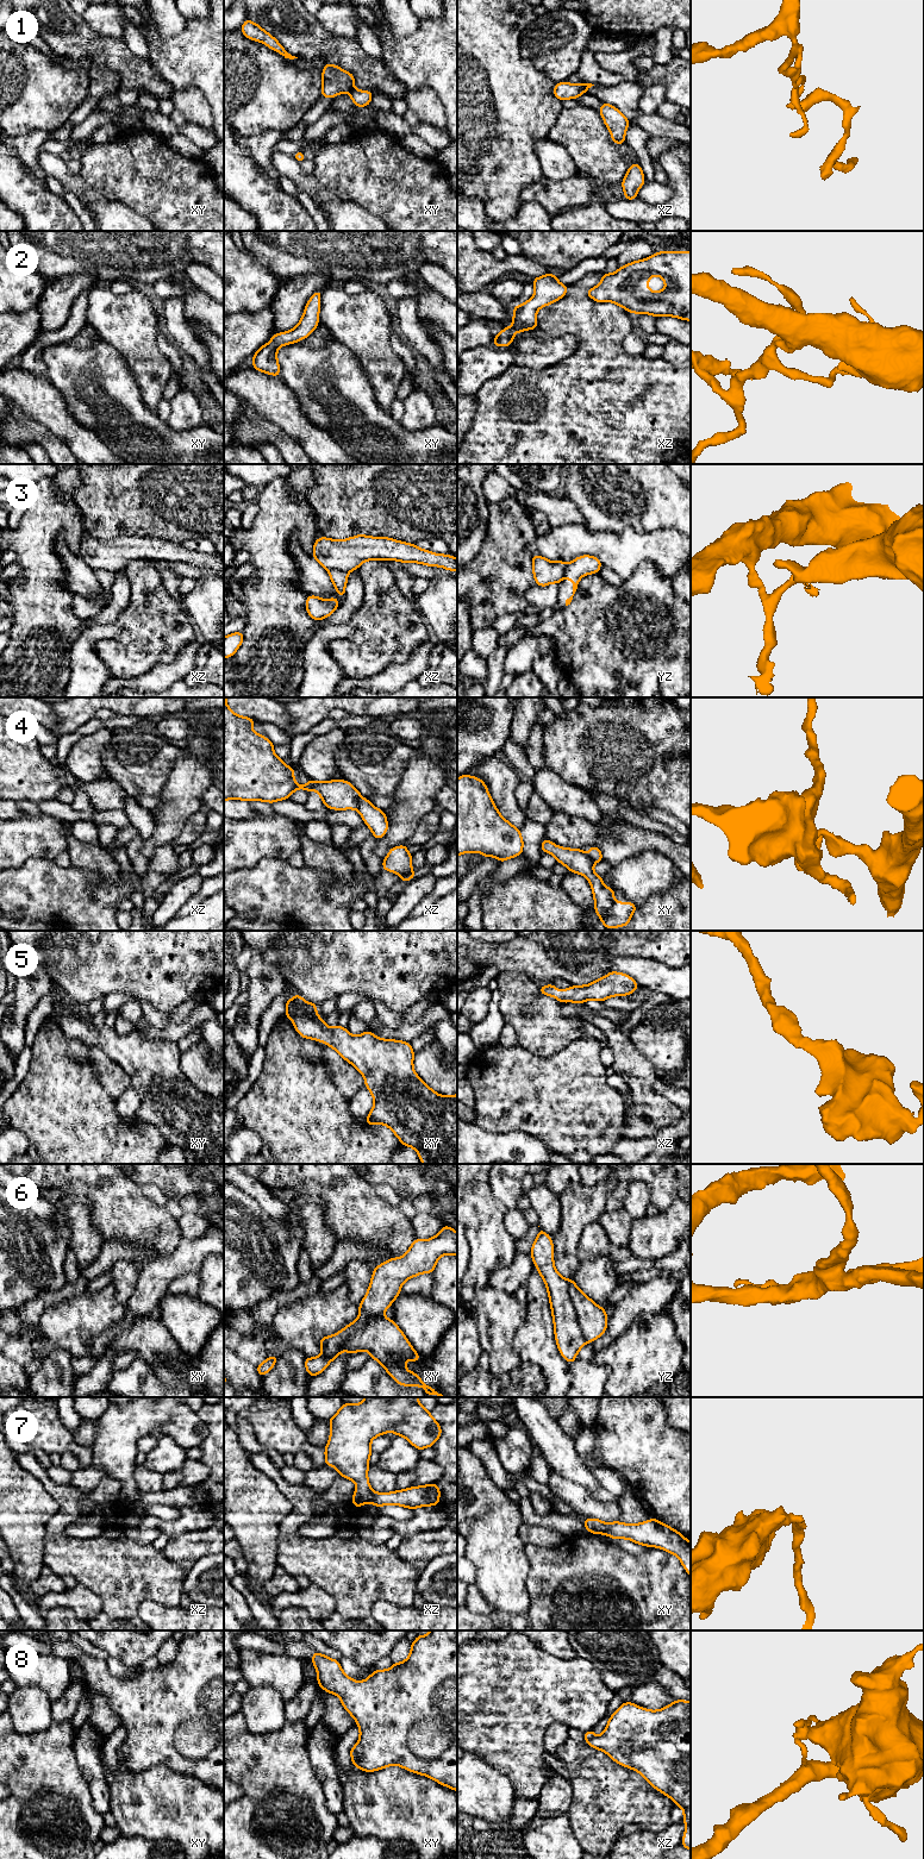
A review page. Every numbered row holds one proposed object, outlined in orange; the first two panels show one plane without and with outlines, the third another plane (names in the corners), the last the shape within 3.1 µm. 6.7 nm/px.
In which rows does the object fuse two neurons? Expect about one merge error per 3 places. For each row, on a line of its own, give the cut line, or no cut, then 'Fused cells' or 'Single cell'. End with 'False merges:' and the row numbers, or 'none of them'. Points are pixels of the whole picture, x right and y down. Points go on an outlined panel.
1: Split along xy (353, 87), (348, 92). Fused cells
2: No split. Single cell
3: Split along xz (329, 570), (341, 570), (347, 574). Fused cells
4: Split along xz (360, 795), (356, 808). Fused cells
5: No split. Single cell
6: Split along yz (567, 1279), (570, 1303), (581, 1333), (587, 1341). Fused cells
7: Split along xy (606, 1523), (603, 1533). Fused cells
8: Split along xz (594, 1737), (586, 1740). Fused cells
False merges: 1, 3, 4, 6, 7, 8

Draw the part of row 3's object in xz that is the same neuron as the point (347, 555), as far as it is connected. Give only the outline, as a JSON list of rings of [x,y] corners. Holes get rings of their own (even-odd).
[[[357,534],[337,540],[320,537],[313,545],[312,556],[327,571],[350,572],[367,561],[399,561],[457,570],[457,558],[419,549],[416,544],[394,538]]]

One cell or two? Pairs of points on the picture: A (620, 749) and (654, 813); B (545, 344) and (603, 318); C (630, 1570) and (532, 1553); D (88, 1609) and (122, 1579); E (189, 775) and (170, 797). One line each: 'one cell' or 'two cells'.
A: two cells
B: two cells
C: one cell
D: two cells
E: one cell

